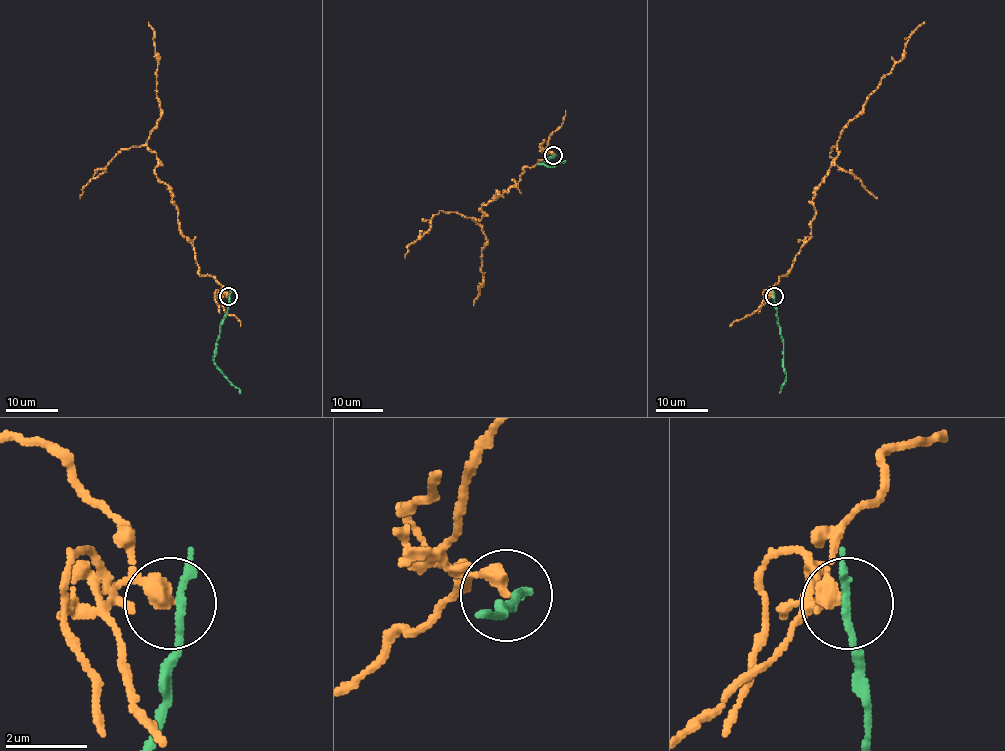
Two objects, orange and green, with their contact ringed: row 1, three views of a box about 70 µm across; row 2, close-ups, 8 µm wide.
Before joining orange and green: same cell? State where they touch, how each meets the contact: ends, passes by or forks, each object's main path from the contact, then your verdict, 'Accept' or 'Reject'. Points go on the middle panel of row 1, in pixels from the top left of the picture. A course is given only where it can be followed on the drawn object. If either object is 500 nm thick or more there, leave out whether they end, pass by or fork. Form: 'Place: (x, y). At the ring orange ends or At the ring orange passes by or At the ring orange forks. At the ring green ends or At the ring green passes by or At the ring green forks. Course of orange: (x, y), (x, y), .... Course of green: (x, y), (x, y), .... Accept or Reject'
Place: (553, 155). At the ring orange ends. At the ring green passes by. Course of orange: (553, 155), (548, 153), (523, 168), (519, 181), (480, 208), (481, 218), (472, 218), (486, 238), (473, 305). Course of green: (553, 155), (539, 164), (555, 167), (565, 160). Reject

